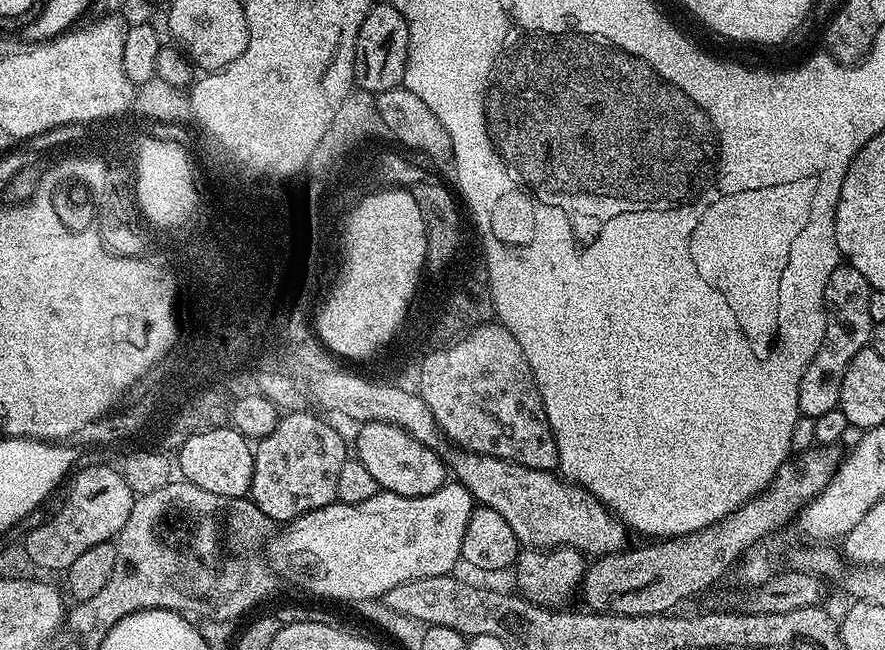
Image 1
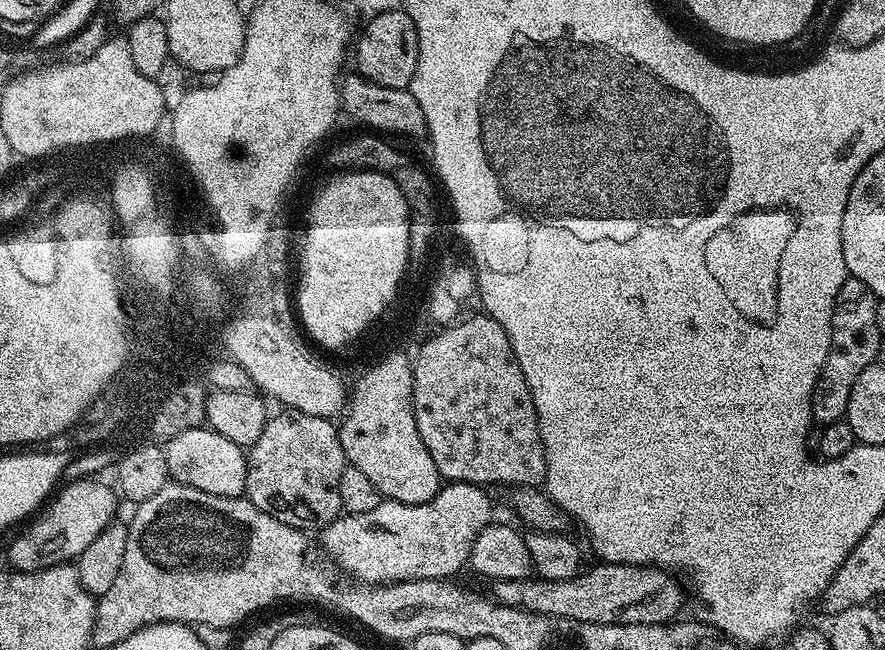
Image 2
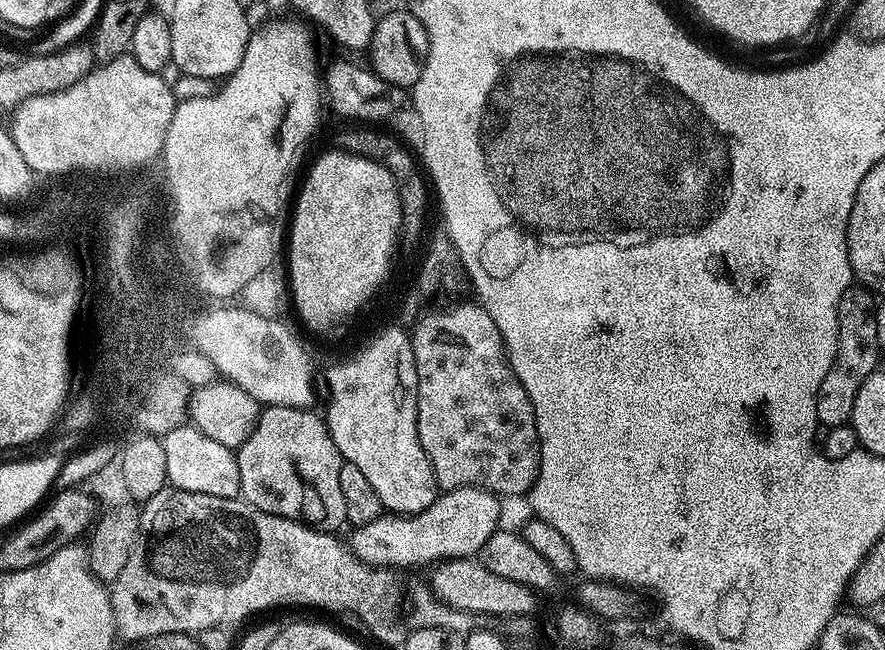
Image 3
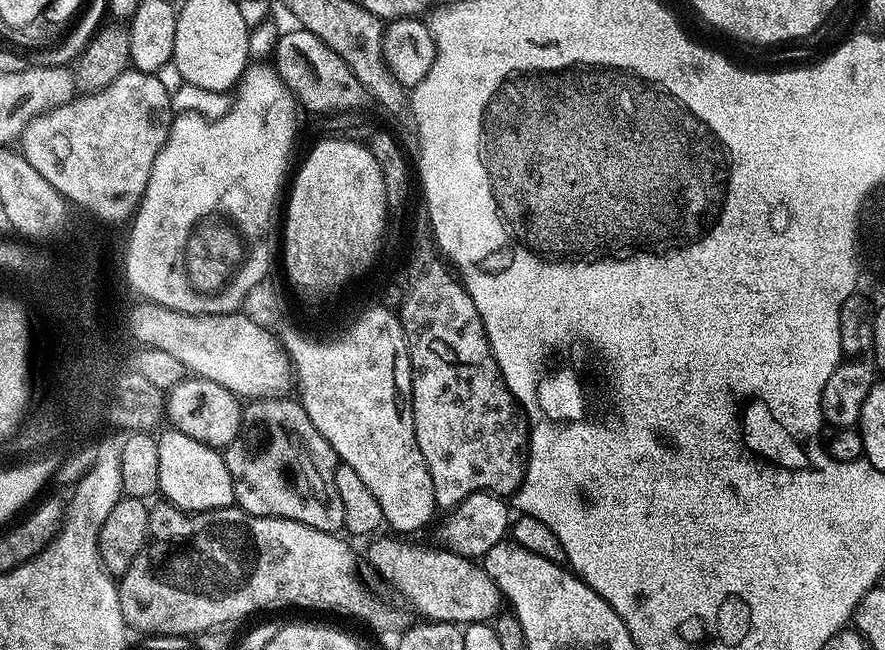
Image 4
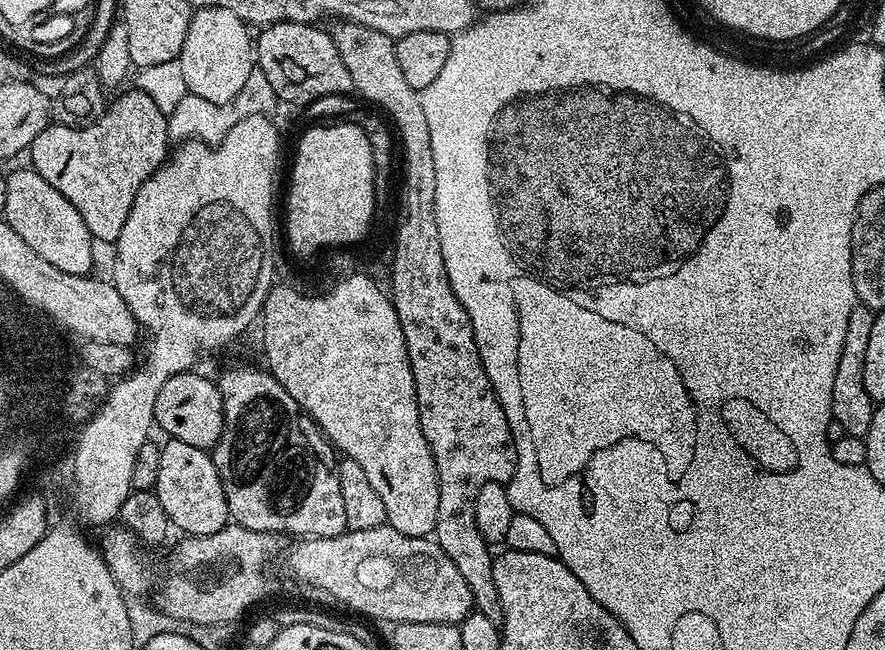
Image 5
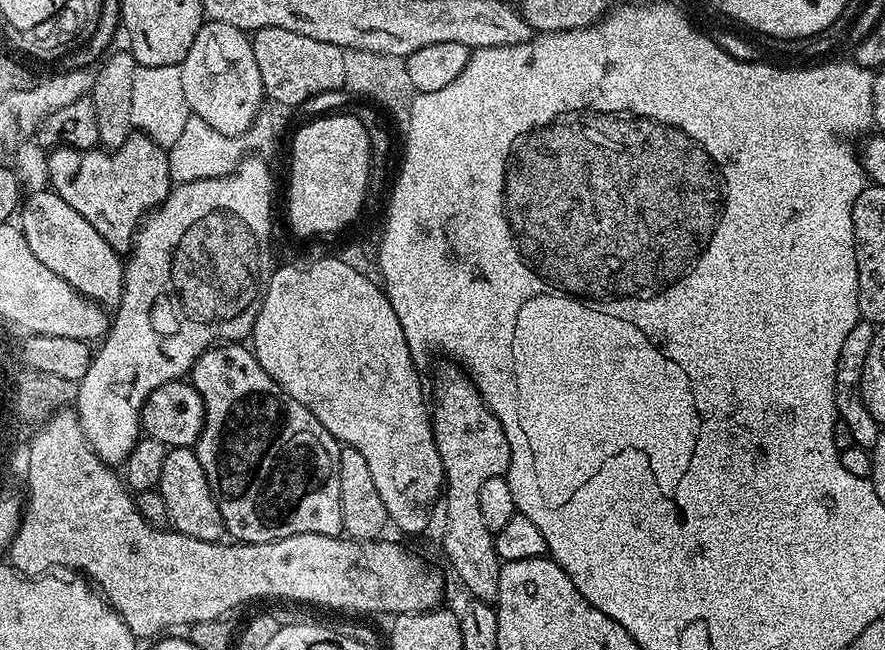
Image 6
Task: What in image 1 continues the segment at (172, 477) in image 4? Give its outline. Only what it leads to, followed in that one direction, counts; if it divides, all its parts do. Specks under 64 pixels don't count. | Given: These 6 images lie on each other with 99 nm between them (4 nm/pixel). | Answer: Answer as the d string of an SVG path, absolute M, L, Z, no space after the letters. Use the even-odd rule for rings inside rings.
M221 426L188 437L176 454L176 466L187 483L228 499L241 499L251 491L254 456L248 438L232 426Z

